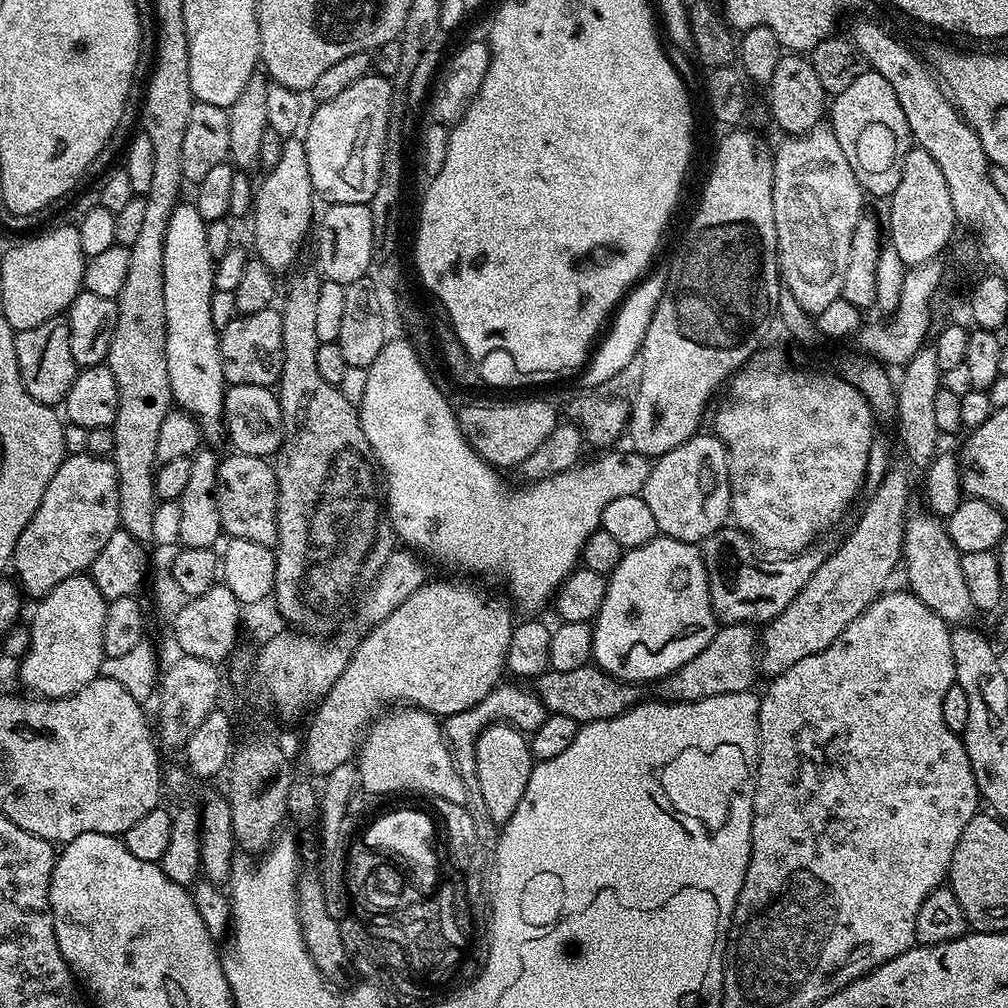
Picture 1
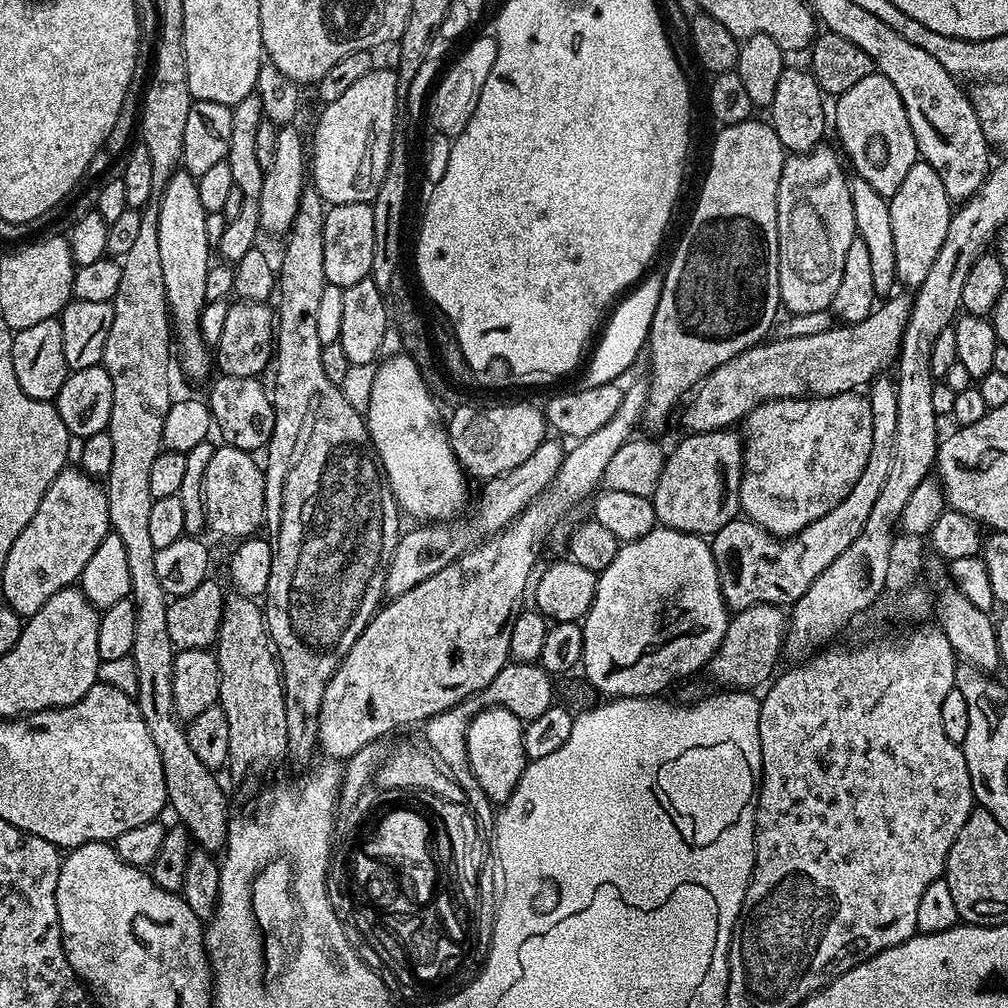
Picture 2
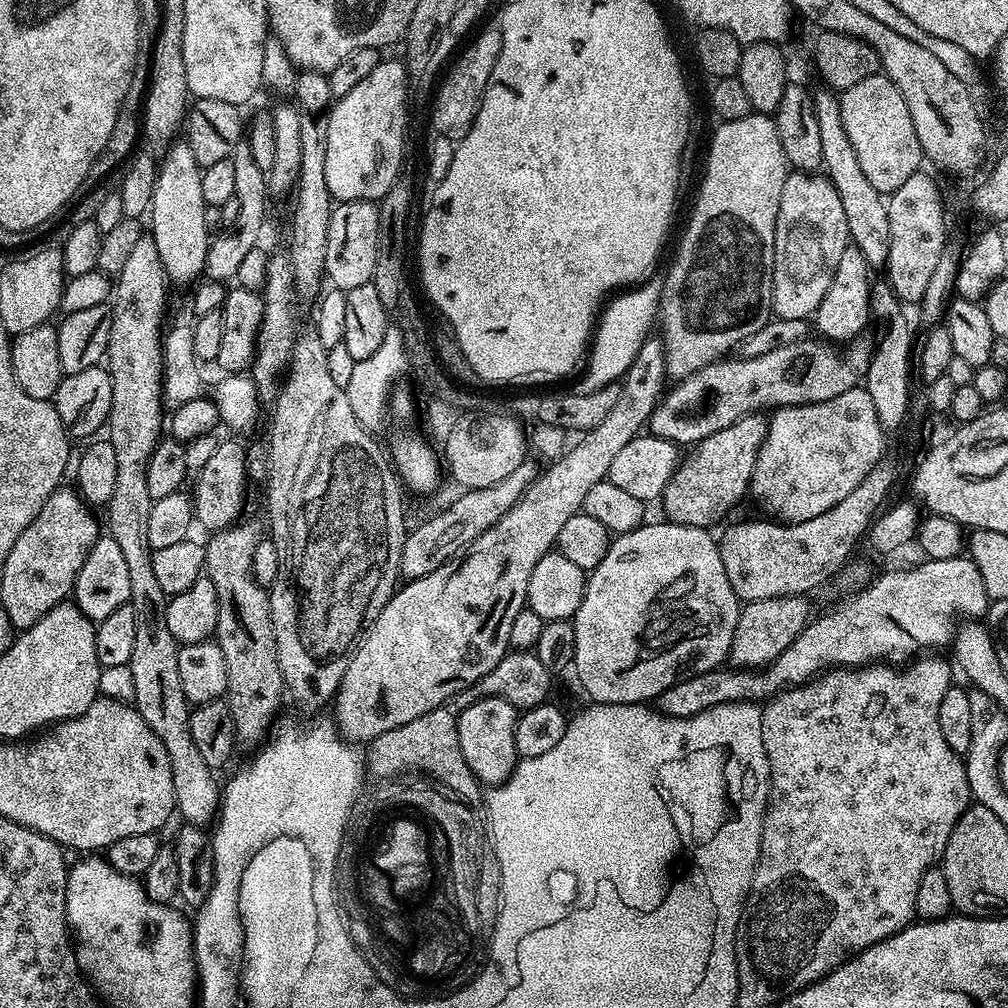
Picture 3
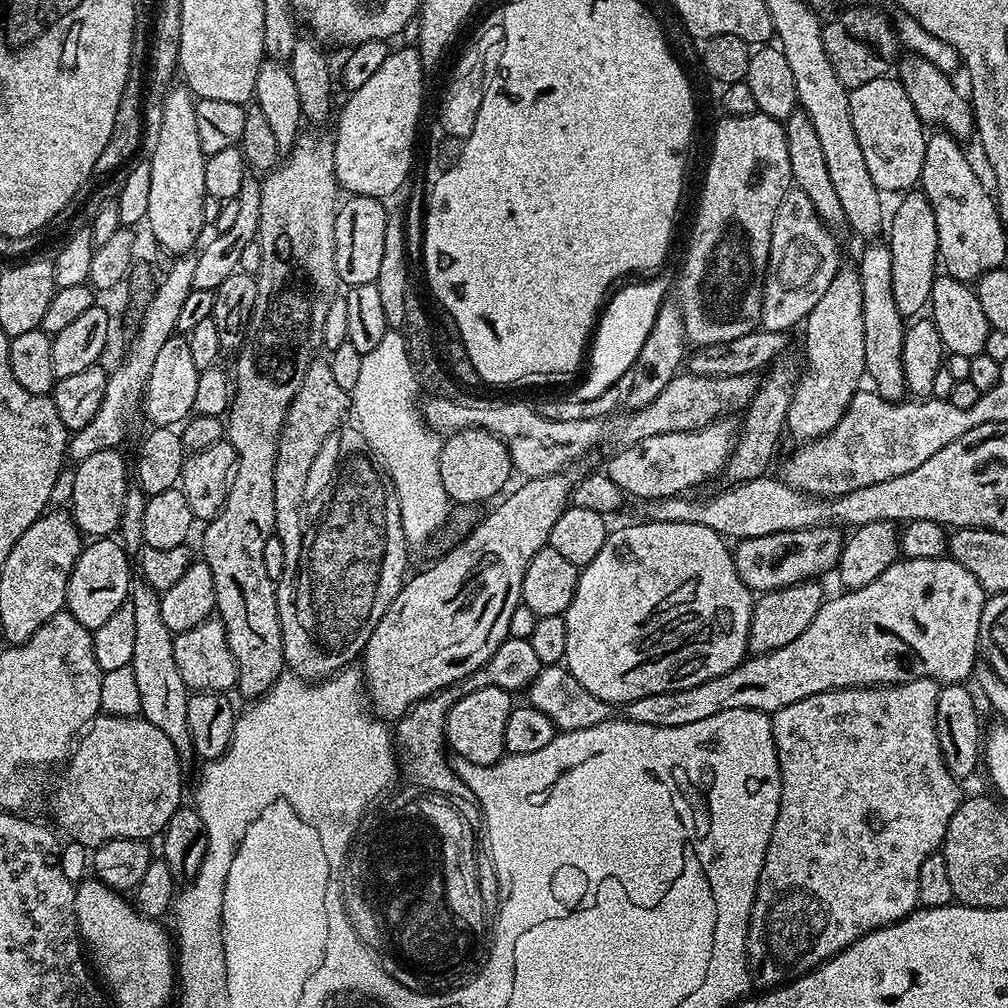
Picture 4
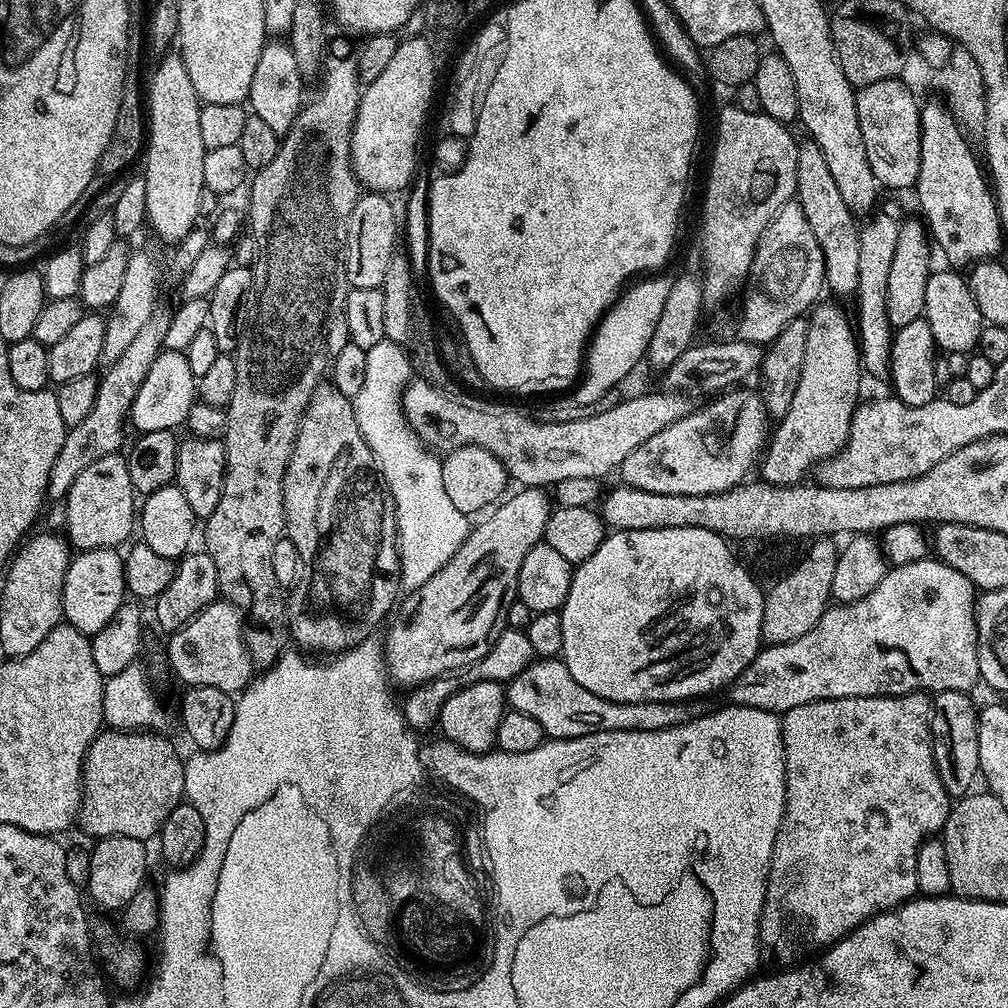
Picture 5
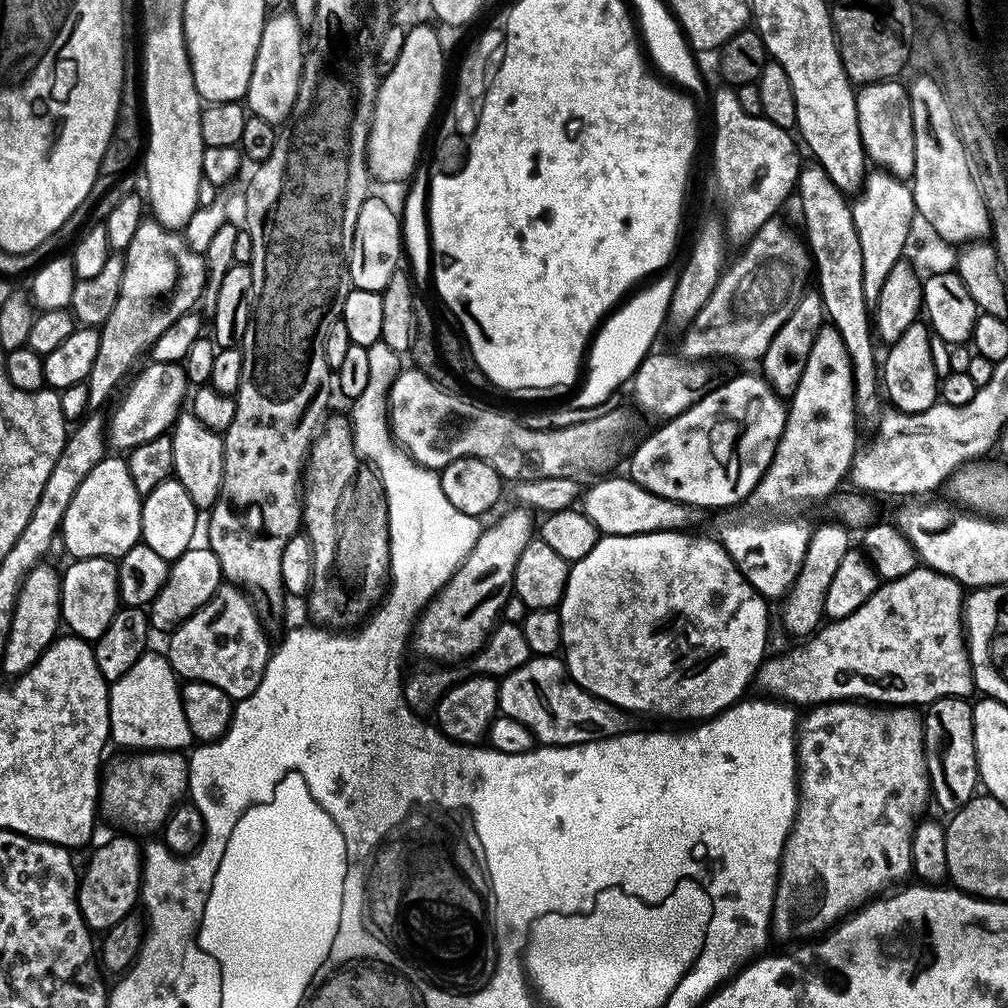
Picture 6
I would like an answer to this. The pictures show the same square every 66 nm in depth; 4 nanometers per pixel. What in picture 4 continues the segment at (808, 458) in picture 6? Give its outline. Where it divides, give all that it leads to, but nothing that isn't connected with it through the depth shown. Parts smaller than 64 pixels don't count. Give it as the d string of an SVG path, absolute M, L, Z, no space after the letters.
M842 266L834 274L830 286L826 286L826 294L818 298L814 310L803 321L804 327L804 356L808 359L808 369L803 369L802 375L796 381L796 391L792 394L788 422L787 435L793 436L796 442L807 442L824 436L842 418L852 401L852 396L861 387L860 379L865 379L864 363L866 362L866 342L862 334L862 282L859 271L855 267Z

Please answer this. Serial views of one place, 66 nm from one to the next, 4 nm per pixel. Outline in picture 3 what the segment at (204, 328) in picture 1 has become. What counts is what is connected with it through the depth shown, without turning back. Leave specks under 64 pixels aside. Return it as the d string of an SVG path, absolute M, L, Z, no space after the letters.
M187 142L173 143L165 155L166 160L163 160L156 173L154 198L150 209L150 235L154 246L158 246L164 274L169 281L195 281L203 273L210 243L210 230L206 226L204 213L206 205L202 198L200 181L202 169L194 158L194 150L190 150Z

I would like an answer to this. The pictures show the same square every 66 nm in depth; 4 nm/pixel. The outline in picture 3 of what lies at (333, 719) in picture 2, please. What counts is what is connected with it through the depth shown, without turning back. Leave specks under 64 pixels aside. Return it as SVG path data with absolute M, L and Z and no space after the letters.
M663 339L645 340L622 377L617 404L611 408L610 414L606 414L606 418L602 418L602 422L598 422L598 426L583 433L573 448L571 445L564 455L551 461L545 467L548 469L545 472L543 469L536 481L524 491L520 501L510 506L508 513L470 547L438 566L438 570L430 570L430 574L397 587L390 602L382 606L382 614L374 618L367 634L360 640L334 697L334 719L349 741L371 742L386 730L414 722L414 718L420 718L422 714L442 706L442 702L466 690L478 682L478 678L490 674L490 670L498 666L501 658L510 651L508 643L514 617L518 615L518 610L526 607L528 583L534 566L538 566L547 552L553 551L558 530L562 530L563 524L583 509L586 490L606 479L610 462L614 462L622 446L645 431L652 412L666 391L664 380L668 379Z

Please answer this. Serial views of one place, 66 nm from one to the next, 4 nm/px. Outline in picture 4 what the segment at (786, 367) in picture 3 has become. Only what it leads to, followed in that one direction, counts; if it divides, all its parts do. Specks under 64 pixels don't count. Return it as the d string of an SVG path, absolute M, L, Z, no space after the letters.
M677 374L646 406L629 411L627 443L633 444L642 438L654 438L654 434L674 434L698 430L710 422L736 414L739 410L747 409L752 395L756 393L758 380L755 375L747 376L694 376Z

